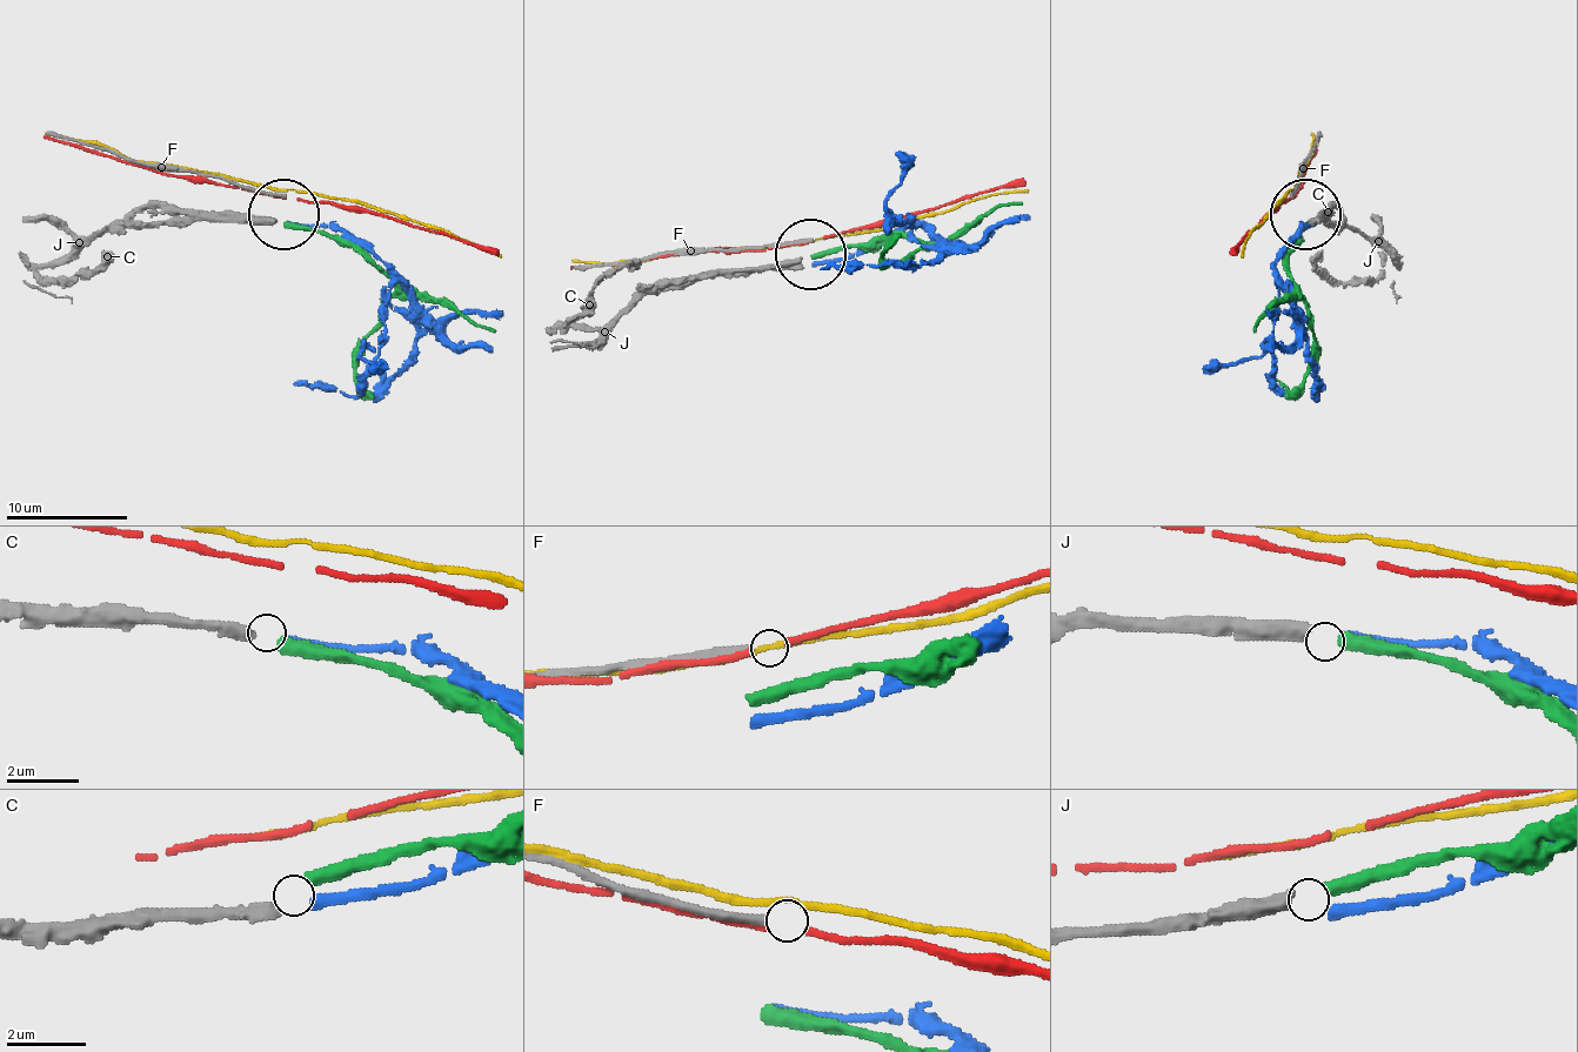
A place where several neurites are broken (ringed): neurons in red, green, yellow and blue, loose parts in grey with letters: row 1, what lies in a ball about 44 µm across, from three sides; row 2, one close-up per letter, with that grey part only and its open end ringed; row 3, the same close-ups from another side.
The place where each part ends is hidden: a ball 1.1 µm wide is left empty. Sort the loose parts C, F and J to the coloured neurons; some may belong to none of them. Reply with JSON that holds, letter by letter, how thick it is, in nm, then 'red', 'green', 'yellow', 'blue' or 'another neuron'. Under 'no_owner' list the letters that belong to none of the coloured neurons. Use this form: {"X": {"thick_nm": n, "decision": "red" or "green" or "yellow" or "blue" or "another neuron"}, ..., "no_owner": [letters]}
{"C": {"thick_nm": 360, "decision": "blue"}, "F": {"thick_nm": 240, "decision": "another neuron"}, "J": {"thick_nm": 460, "decision": "green"}, "no_owner": ["F"]}

